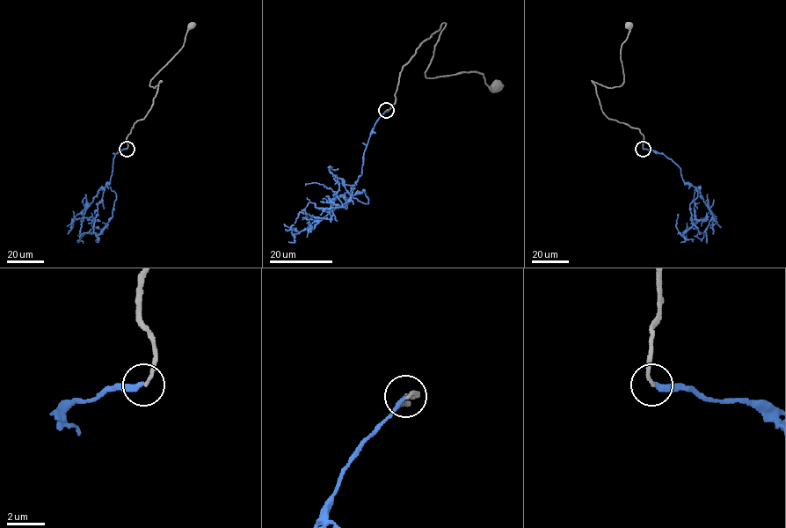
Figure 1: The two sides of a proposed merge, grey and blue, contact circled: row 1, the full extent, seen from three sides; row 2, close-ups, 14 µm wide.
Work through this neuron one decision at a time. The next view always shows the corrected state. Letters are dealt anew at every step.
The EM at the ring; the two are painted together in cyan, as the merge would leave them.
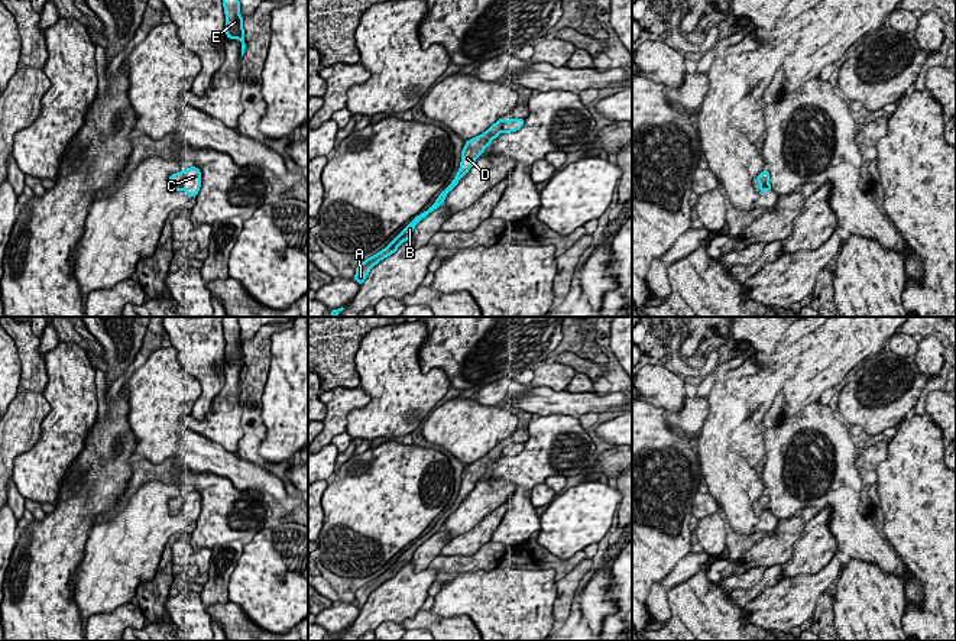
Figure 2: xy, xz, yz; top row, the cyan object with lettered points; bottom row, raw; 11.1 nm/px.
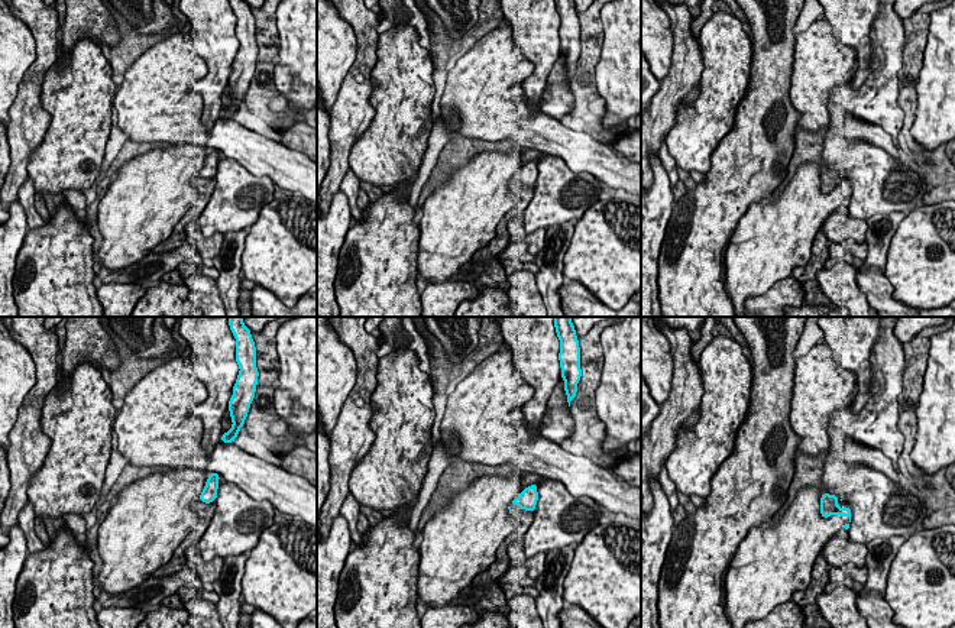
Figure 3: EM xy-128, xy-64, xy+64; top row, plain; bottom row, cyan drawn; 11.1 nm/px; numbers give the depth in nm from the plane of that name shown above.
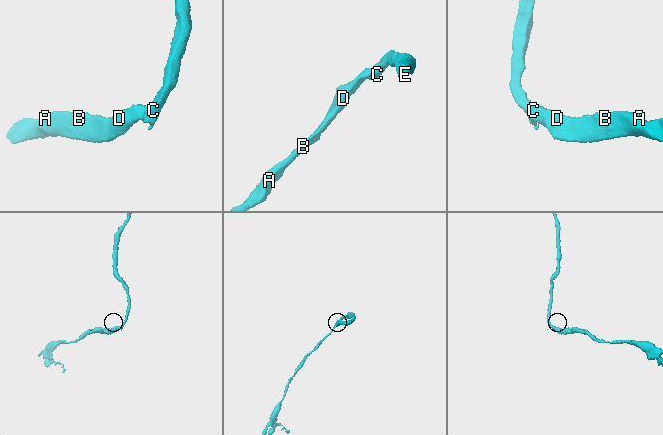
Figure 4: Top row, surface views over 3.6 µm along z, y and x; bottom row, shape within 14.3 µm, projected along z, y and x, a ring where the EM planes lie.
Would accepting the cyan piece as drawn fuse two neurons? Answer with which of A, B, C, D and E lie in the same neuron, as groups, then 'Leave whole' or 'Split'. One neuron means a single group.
Groups: A B C D E. Leave whole

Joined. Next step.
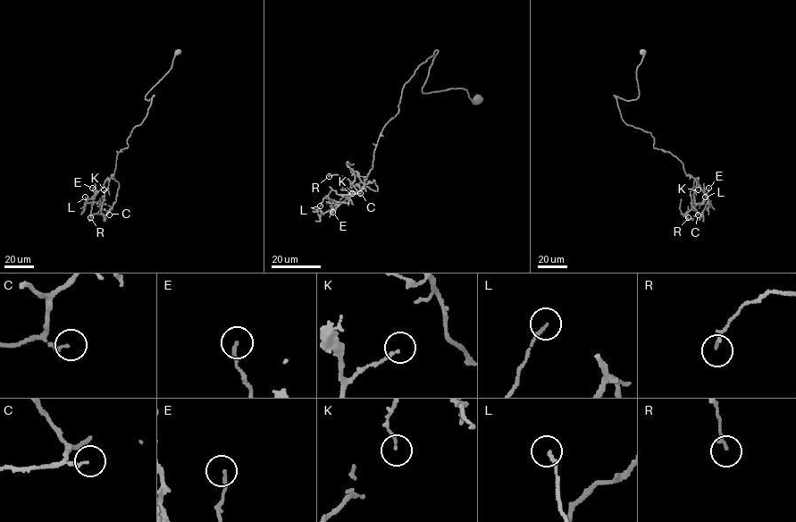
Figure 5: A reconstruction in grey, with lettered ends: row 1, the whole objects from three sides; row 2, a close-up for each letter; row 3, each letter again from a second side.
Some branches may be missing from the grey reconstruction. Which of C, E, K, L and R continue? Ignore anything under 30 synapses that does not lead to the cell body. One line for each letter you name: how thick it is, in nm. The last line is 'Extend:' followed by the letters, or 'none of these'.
Extend: none of these

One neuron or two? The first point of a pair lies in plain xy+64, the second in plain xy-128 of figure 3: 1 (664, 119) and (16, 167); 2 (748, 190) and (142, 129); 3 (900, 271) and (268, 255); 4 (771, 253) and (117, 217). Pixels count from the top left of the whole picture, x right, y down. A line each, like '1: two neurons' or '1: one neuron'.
1: one neuron
2: two neurons
3: one neuron
4: one neuron

